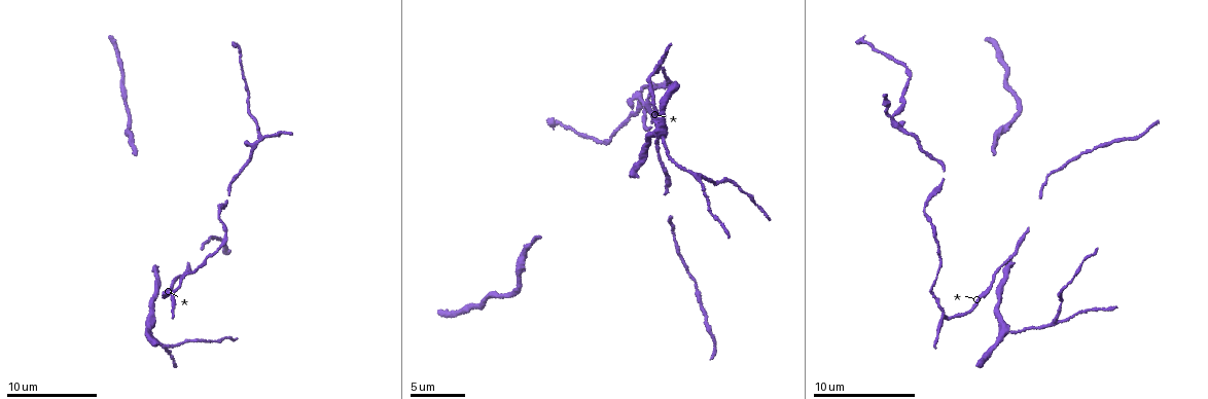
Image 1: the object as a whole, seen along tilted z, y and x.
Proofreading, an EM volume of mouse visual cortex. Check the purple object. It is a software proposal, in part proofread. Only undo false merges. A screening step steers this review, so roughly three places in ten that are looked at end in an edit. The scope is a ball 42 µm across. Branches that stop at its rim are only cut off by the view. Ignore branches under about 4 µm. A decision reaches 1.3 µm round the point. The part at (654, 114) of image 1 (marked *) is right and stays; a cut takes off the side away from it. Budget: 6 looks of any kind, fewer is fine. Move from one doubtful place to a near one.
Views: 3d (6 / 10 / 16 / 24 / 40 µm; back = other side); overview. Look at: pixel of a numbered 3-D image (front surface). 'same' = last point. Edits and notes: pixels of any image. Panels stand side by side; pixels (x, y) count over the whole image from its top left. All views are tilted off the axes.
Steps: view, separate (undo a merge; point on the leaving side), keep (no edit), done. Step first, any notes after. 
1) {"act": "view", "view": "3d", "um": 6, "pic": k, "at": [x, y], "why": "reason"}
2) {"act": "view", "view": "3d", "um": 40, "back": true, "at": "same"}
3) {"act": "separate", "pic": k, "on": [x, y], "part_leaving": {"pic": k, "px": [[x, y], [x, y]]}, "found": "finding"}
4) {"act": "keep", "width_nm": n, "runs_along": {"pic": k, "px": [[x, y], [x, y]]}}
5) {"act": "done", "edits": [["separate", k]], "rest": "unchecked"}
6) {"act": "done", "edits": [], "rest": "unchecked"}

{"act": "view", "view": "3d", "um": 16, "pic": 1, "at": [929, 217], "why": "sudden change in width"}

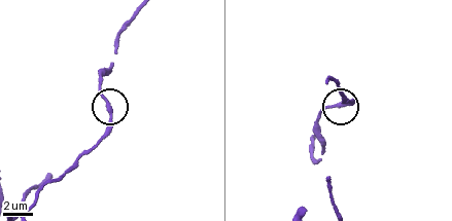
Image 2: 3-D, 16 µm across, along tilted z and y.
{"act": "keep", "found": "one cell here"}

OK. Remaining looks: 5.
{"act": "view", "view": "3d", "um": 10, "pic": 1, "at": [1005, 329], "why": "three-way junction"}

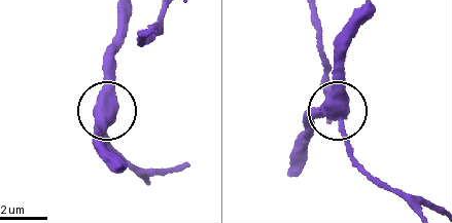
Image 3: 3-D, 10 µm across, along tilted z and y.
{"act": "keep", "arms": 3, "found": "all the same cell"}

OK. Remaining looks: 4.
{"act": "view", "view": "3d", "um": 16, "pic": 1, "at": [995, 279]}

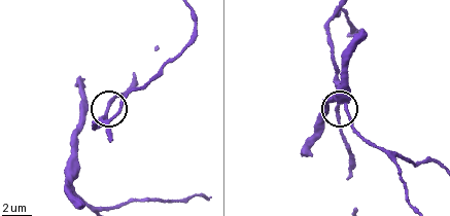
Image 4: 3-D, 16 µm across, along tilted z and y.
{"act": "keep", "width_nm": 150, "found": "all the same cell"}

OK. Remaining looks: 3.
{"act": "done", "edits": [], "rest": "unchecked"}

